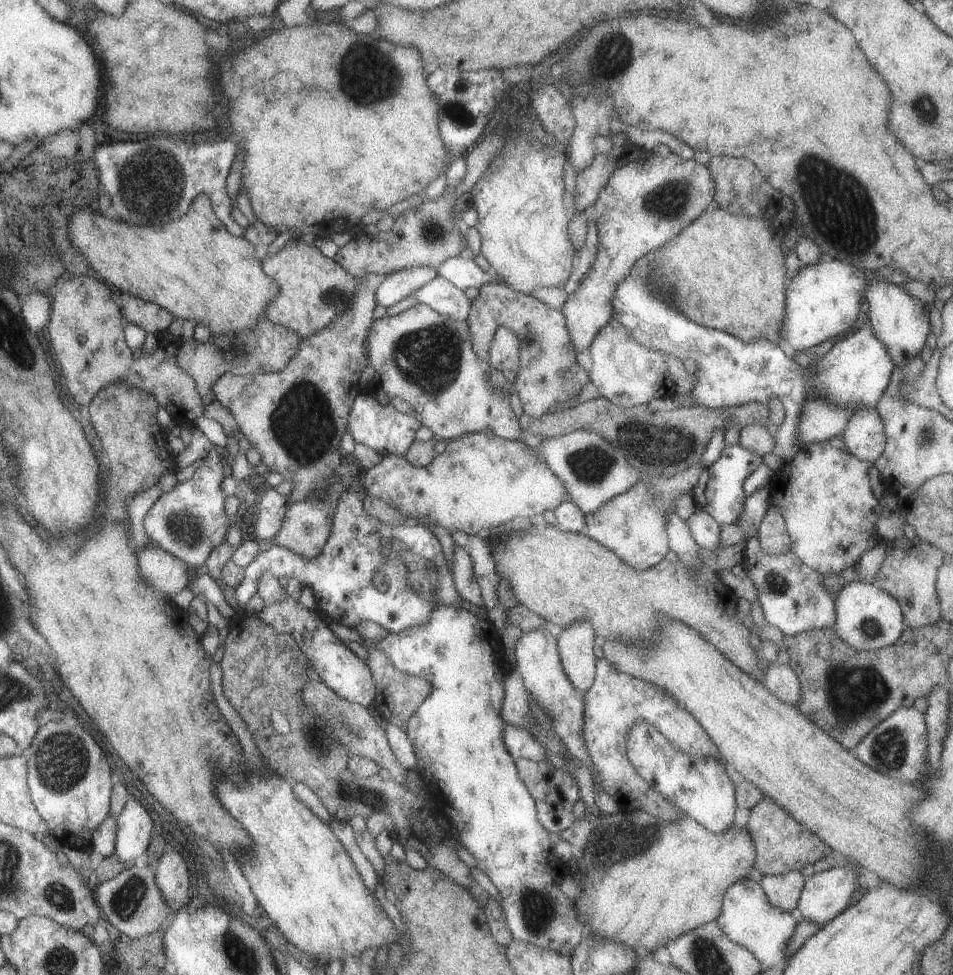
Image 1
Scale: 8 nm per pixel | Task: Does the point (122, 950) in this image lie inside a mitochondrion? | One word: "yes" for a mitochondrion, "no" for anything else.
no

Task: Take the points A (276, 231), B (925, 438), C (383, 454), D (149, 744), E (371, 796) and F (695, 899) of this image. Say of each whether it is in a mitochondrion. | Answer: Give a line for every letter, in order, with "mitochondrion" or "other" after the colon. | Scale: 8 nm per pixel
A: other
B: mitochondrion
C: other
D: other
E: mitochondrion
F: other

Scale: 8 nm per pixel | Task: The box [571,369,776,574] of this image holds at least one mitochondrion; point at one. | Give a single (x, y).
(657, 449)

